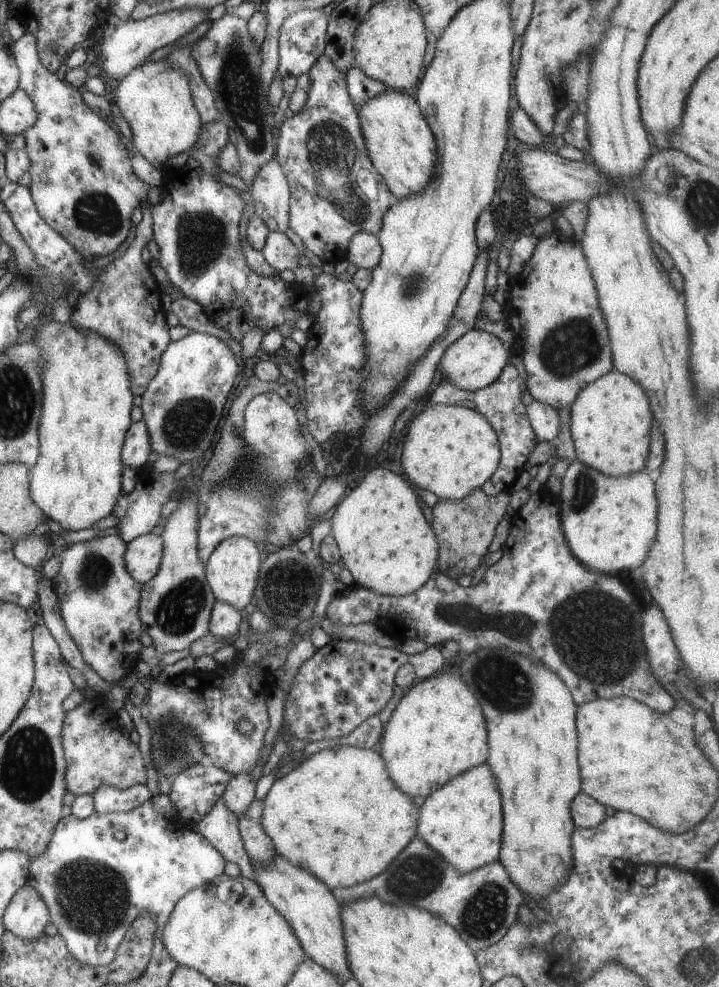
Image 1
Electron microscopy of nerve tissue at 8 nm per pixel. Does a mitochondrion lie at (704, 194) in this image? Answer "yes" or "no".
yes

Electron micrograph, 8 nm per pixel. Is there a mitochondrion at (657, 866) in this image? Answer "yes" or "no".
no

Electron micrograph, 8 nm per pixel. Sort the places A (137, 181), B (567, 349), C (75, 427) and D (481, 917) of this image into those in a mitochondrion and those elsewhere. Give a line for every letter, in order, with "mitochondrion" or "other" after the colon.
A: other
B: mitochondrion
C: other
D: mitochondrion

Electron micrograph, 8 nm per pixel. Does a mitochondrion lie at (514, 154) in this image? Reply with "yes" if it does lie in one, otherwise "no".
no

